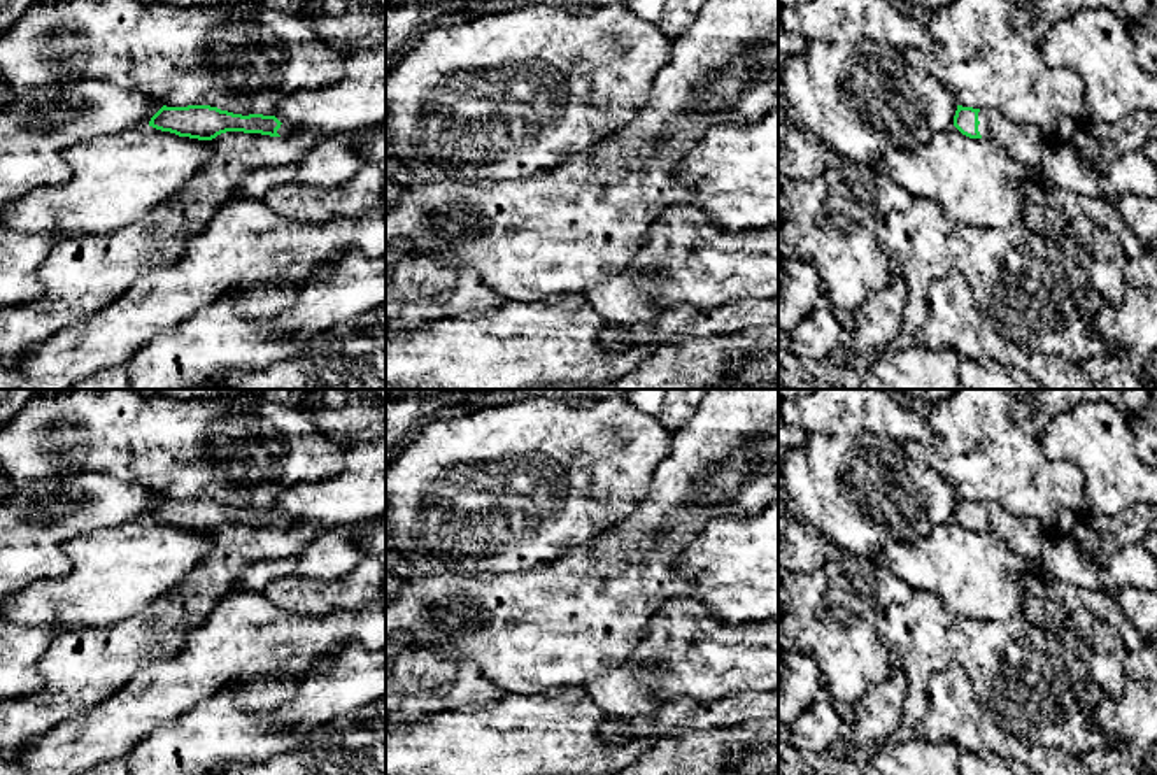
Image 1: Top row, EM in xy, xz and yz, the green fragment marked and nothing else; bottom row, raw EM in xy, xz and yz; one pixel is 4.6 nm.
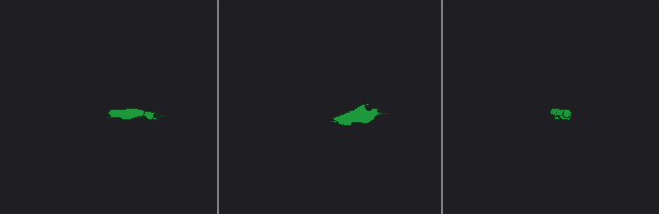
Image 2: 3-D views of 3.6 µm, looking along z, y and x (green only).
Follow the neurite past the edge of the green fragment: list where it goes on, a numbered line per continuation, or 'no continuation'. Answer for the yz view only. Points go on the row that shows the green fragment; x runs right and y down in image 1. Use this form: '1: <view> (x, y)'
1: yz (1024, 142)

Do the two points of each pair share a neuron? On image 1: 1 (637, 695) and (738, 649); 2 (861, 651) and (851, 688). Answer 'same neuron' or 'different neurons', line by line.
1: same neuron
2: same neuron

